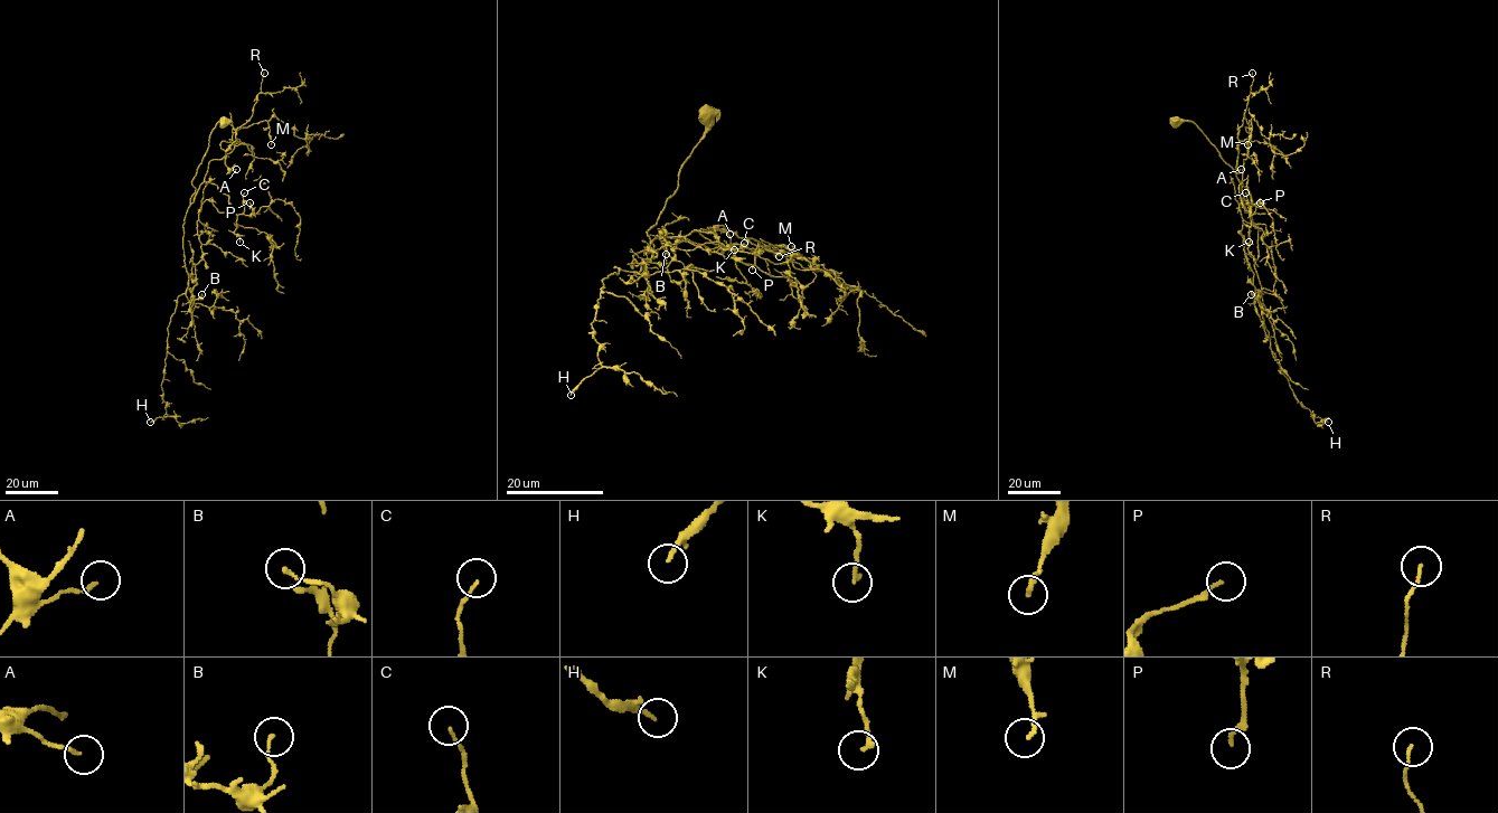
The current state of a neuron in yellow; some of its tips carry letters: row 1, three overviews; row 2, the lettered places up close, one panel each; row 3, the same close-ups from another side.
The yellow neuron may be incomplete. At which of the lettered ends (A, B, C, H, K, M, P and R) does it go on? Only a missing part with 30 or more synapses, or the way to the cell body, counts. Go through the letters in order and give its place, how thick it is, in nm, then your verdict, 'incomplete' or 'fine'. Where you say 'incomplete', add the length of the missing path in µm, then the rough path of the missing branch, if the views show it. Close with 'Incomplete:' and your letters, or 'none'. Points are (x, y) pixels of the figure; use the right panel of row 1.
A: at (1241, 169); 140 nm thick; fine
B: at (1251, 294); 120 nm thick; fine
C: at (1245, 192); 90 nm thick; fine
H: at (1328, 422); 160 nm thick; fine
K: at (1249, 242); 160 nm thick; fine
M: at (1247, 144); 110 nm thick; fine
P: at (1260, 202); 150 nm thick; fine
R: at (1252, 73); 100 nm thick; fine
Incomplete: none

